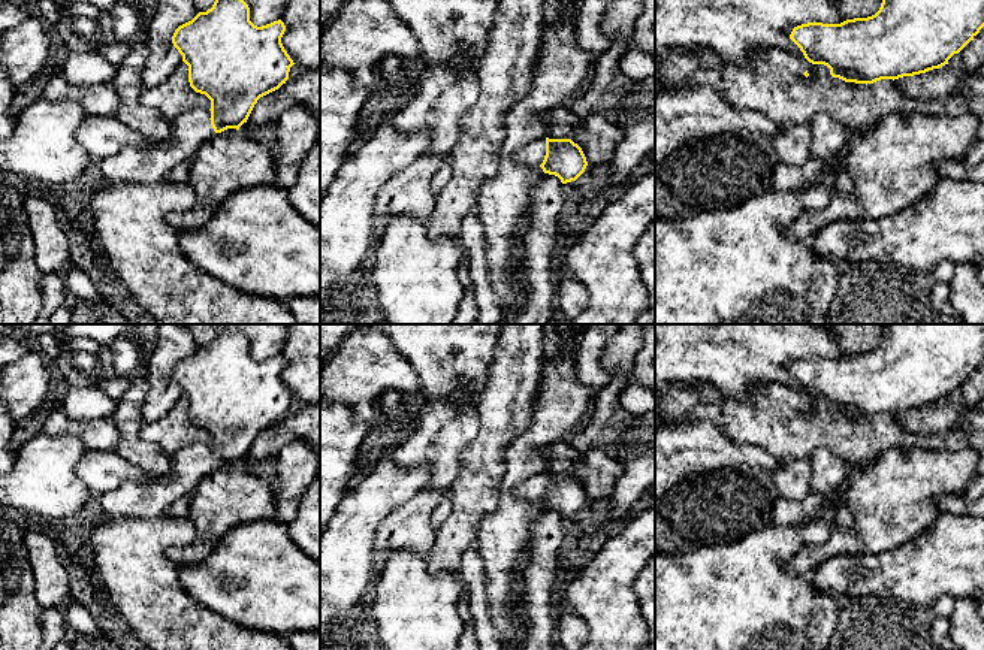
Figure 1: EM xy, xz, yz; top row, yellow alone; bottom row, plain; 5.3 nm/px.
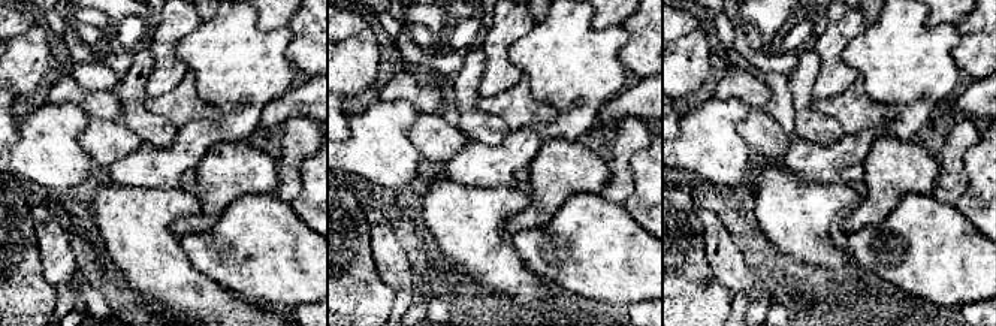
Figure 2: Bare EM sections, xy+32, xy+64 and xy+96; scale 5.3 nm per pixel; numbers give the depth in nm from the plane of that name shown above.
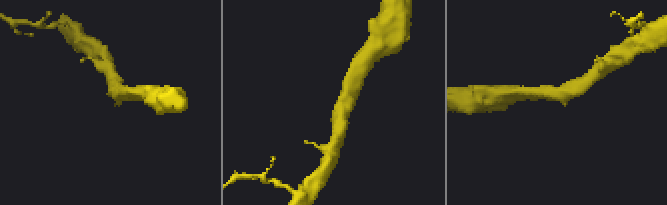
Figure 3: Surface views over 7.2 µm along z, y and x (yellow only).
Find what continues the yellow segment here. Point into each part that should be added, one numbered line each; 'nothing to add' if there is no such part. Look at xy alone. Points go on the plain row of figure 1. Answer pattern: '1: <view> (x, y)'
1: xy (145, 499)

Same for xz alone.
1: xz (533, 489)

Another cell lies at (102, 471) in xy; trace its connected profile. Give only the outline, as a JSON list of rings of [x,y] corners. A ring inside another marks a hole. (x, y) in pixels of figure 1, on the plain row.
[[[87,448],[78,463],[76,474],[91,493],[99,498],[123,481],[151,481],[154,478],[120,457],[115,451],[97,451],[91,448]]]

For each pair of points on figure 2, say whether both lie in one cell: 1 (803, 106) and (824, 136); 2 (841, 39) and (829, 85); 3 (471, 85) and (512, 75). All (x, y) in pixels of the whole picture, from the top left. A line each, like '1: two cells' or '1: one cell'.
1: one cell
2: one cell
3: two cells

